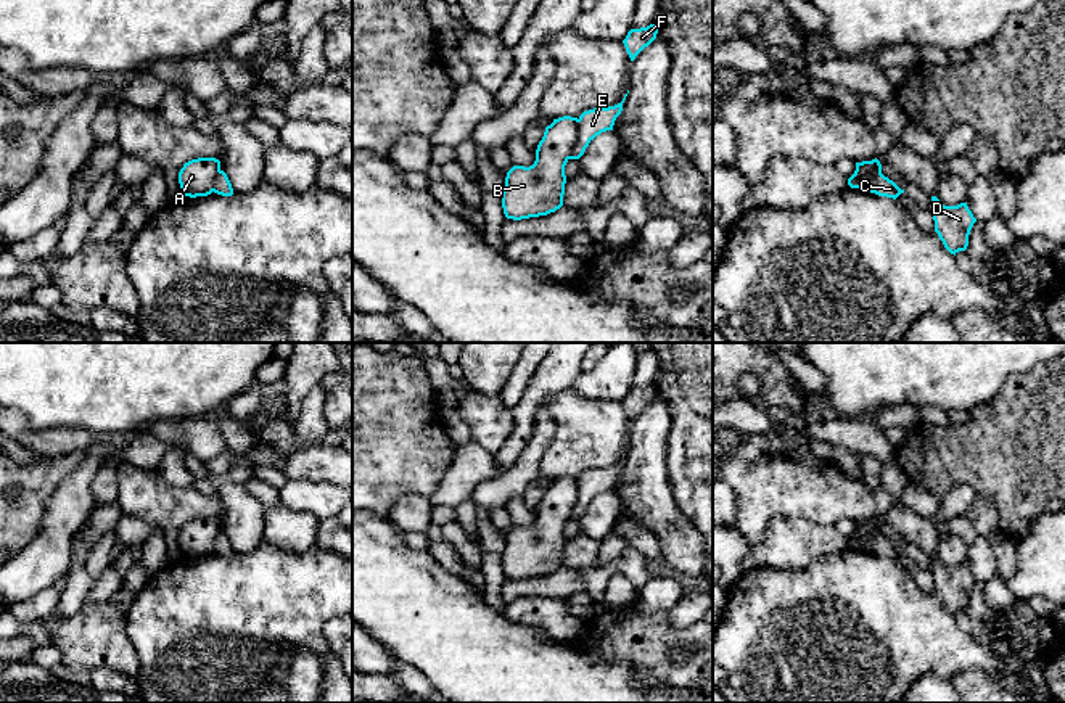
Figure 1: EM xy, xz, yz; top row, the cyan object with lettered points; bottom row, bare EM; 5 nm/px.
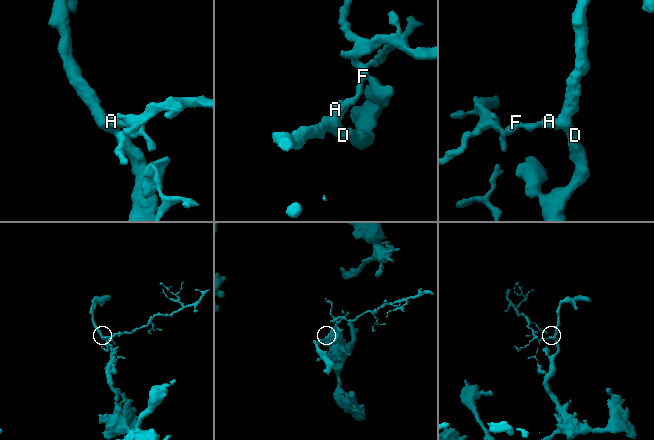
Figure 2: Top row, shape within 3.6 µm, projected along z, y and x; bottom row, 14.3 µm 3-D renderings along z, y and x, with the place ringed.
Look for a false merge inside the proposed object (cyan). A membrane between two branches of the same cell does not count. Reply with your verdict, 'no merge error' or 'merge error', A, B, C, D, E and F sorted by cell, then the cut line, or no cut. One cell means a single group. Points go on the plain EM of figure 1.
merge error; groups A B D / C E F; cut xz (578, 480), (578, 501), (568, 518)

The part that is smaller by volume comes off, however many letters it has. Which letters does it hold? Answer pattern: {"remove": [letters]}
{"remove": ["C", "E", "F"]}

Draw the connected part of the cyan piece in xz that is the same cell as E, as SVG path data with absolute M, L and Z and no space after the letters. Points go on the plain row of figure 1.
M627 454L624 455L623 462L618 463L618 465L615 465L615 467L594 468L594 470L584 471L584 473L579 476L579 479L578 479L578 502L576 502L576 505L574 505L574 508L573 508L571 515L570 515L570 520L579 520L579 518L584 515L586 508L589 507L589 504L590 504L597 495L600 495L602 492L607 492L607 491L613 491L615 481L616 481L616 478L618 478L618 476L621 475L621 471L623 471L623 463L624 463L626 457L627 457Z

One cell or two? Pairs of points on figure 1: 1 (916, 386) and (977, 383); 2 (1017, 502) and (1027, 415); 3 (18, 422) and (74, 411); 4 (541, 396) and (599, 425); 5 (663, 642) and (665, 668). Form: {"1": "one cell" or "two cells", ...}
{"1": "one cell", "2": "one cell", "3": "two cells", "4": "two cells", "5": "one cell"}

